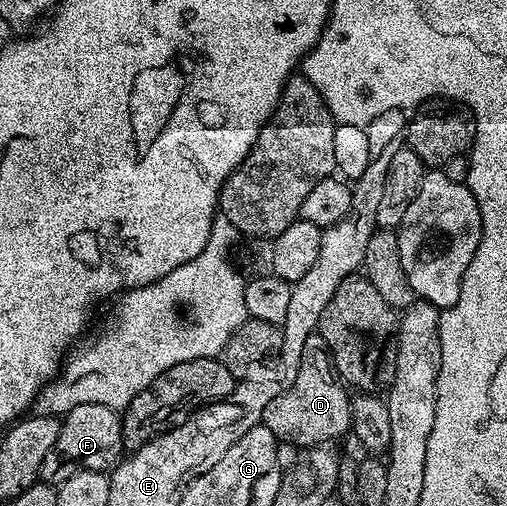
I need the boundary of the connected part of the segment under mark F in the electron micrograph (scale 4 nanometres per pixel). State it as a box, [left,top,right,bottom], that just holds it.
[40,404,124,483]

